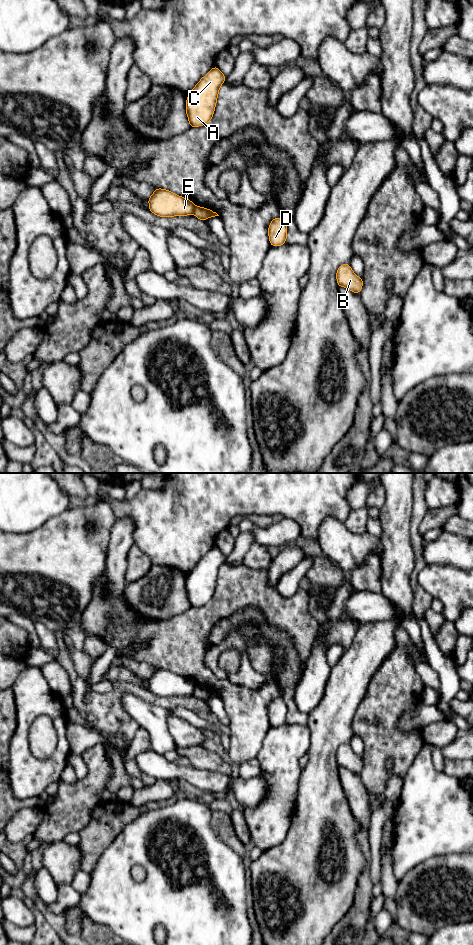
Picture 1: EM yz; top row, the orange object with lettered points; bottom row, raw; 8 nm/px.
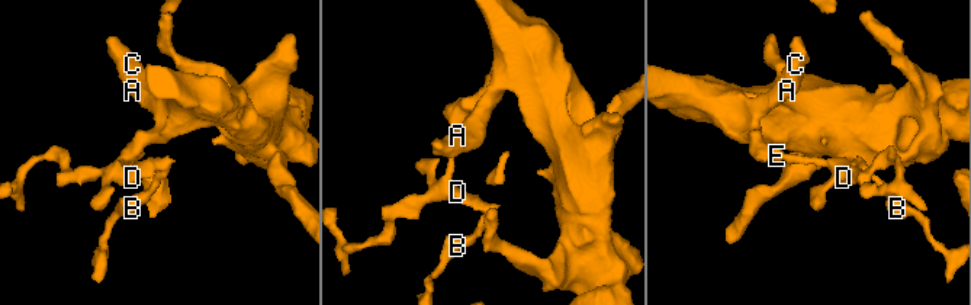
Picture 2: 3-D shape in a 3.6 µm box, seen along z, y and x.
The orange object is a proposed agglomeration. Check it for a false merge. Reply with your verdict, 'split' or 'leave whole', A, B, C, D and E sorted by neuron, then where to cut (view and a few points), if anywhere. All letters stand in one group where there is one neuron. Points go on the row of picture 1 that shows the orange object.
split; A C E / B D; cut in yz along (195, 205), (192, 213)

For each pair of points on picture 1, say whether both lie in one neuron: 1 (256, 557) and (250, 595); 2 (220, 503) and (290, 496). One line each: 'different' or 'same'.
1: different
2: same

